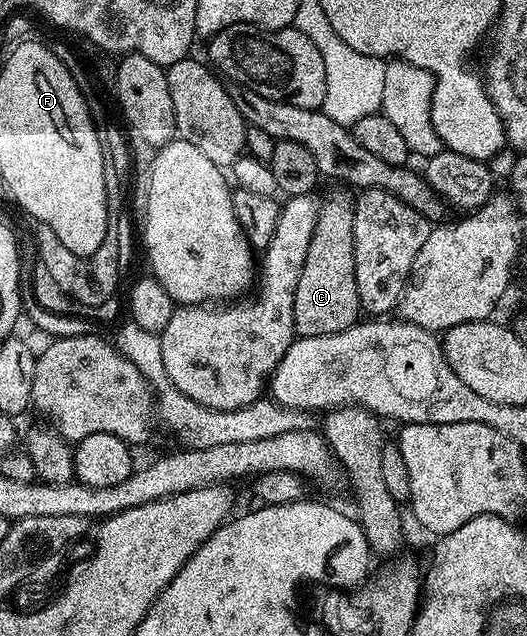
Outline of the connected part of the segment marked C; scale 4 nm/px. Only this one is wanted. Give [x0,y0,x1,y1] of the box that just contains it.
[294,193,362,337]

